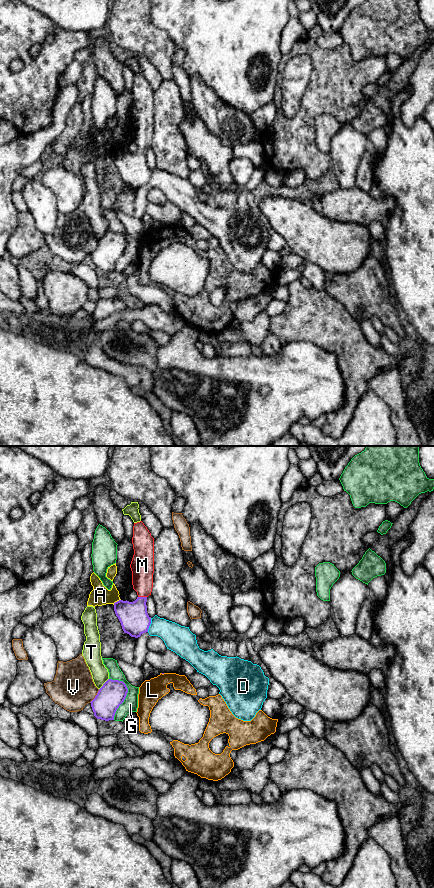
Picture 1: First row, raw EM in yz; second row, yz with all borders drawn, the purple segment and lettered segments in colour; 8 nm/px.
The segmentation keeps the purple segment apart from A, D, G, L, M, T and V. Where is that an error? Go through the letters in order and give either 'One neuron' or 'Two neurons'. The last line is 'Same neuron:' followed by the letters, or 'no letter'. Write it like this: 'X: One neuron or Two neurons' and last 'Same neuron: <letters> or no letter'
A: Two neurons
D: Two neurons
G: Two neurons
L: Two neurons
M: One neuron
T: Two neurons
V: Two neurons
Same neuron: M

